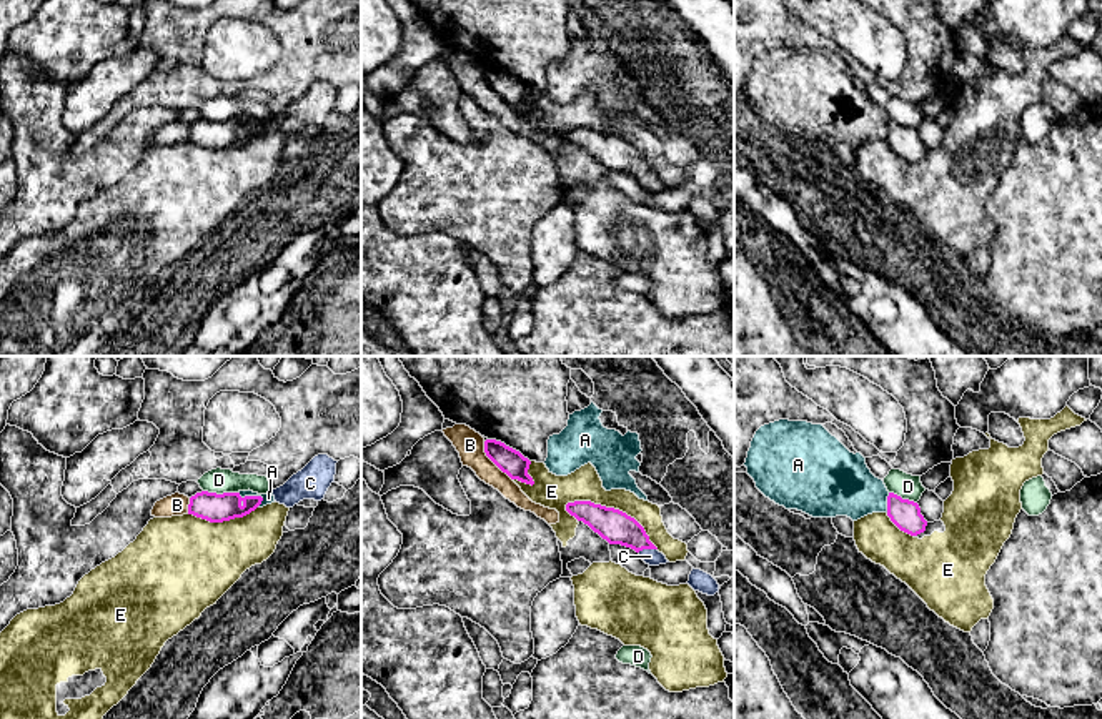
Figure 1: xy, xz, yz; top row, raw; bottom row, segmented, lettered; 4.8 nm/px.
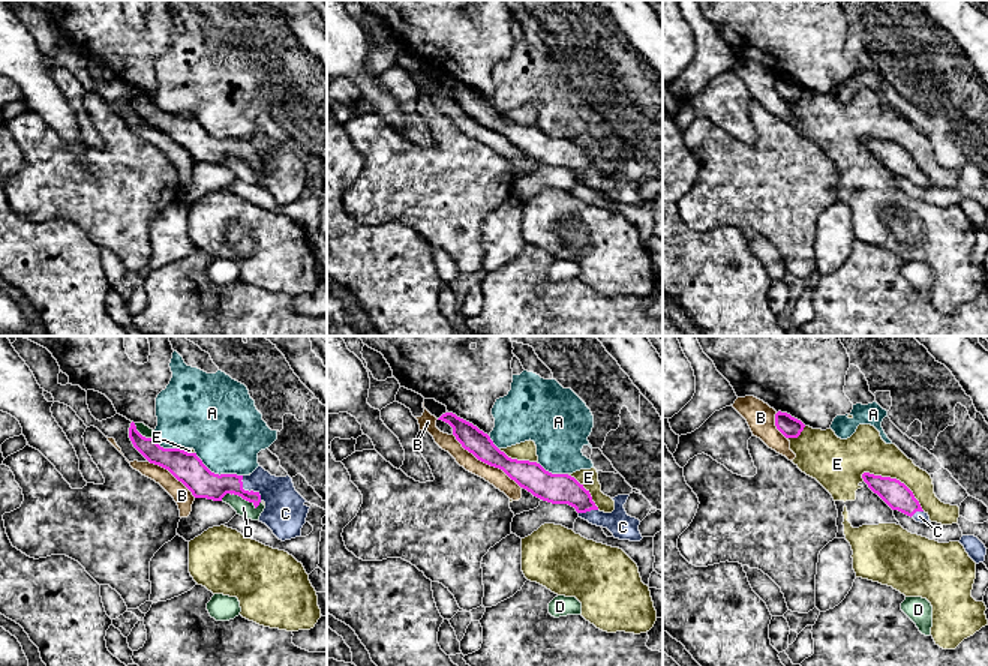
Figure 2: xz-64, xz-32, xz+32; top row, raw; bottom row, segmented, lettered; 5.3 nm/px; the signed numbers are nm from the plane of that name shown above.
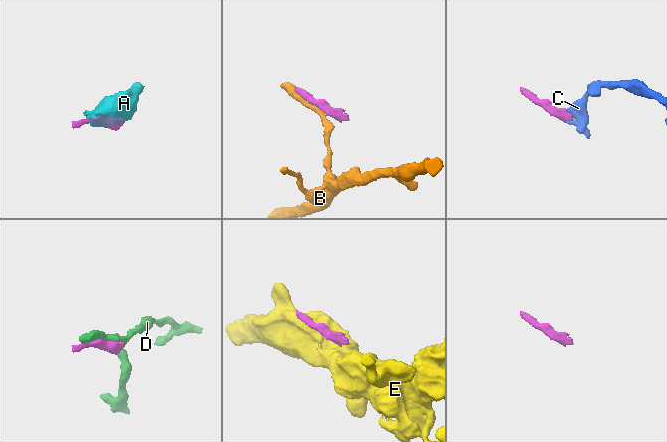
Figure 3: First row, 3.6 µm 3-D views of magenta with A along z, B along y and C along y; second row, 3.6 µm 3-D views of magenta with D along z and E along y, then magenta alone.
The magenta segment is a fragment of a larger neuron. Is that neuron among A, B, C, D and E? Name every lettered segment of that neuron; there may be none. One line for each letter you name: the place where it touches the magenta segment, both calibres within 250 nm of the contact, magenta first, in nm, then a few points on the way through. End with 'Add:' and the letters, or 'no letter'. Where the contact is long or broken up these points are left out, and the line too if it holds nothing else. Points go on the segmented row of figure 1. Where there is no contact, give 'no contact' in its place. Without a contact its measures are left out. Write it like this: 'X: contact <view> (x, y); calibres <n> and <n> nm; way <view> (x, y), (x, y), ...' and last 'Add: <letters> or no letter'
C: contact xz (646, 548); calibres 160 and 80 nm; way xz (615, 526), (633, 535), (646, 548), (650, 556)
Add: C

